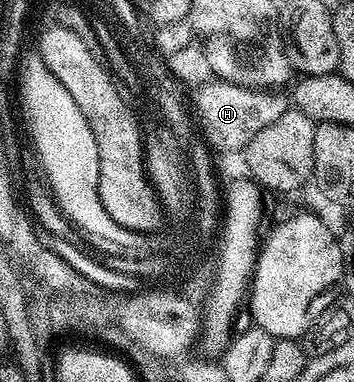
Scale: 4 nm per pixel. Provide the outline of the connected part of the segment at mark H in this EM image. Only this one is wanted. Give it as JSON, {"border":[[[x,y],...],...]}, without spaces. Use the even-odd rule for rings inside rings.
{"border":[[[215,78],[209,84],[203,84],[200,88],[195,89],[194,96],[196,96],[196,112],[194,108],[194,116],[197,121],[200,119],[200,128],[204,131],[205,136],[203,136],[203,139],[217,153],[219,153],[218,151],[243,153],[244,147],[252,141],[254,134],[258,134],[261,130],[266,130],[266,126],[270,126],[270,122],[282,118],[282,114],[289,111],[290,108],[289,101],[285,97],[284,101],[280,94],[271,94],[266,90],[242,88],[237,84],[231,84],[225,80]]]}

